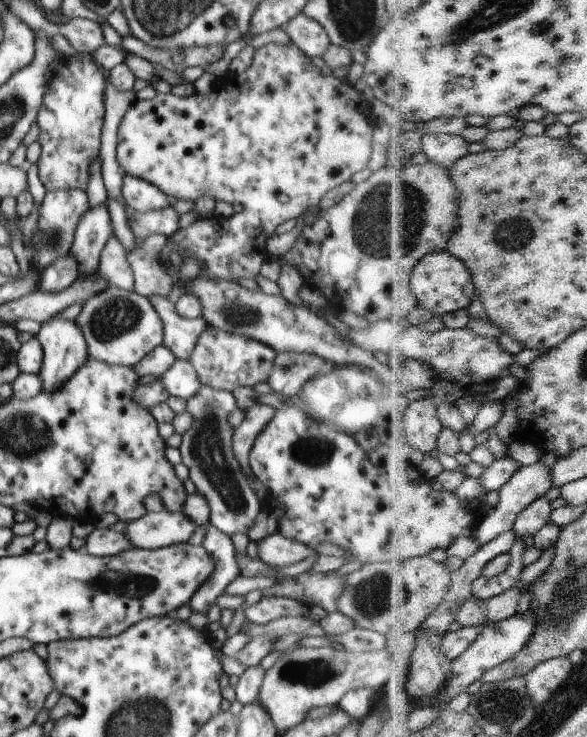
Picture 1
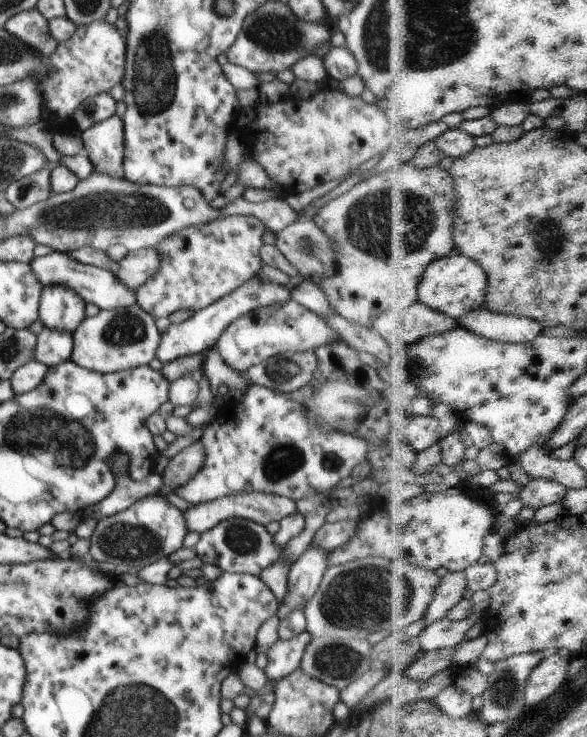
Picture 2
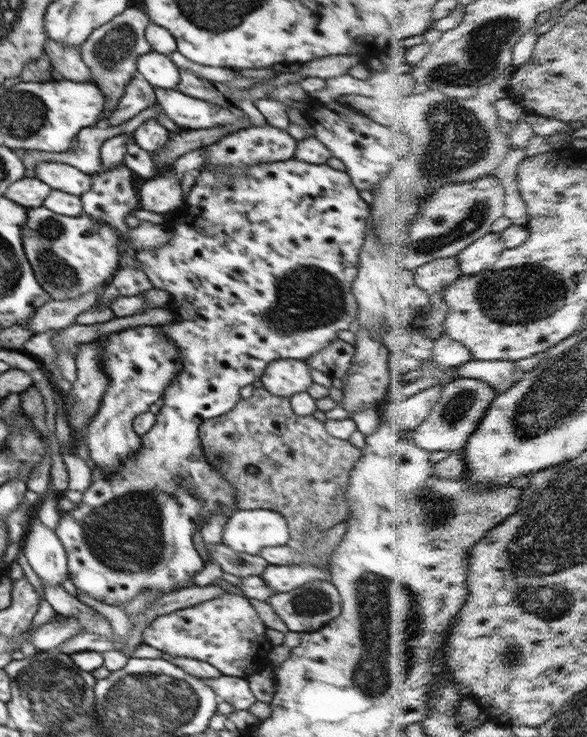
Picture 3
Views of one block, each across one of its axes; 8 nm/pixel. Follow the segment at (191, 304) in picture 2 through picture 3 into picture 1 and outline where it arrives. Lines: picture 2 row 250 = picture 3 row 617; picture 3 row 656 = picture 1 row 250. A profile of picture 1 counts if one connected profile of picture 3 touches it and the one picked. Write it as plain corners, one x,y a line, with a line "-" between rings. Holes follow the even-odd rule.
267,43
259,48
255,48
252,64
243,73
228,72
221,78
216,79
210,94
193,94
191,96
178,96
171,93
156,93
153,99
137,99
126,111
119,129
117,130
118,142
116,147
116,158
120,168
126,175
141,178
159,188
172,201
190,200
195,202
202,196
210,196
214,200
229,202
238,209
228,219
207,219
204,222
194,222
187,228
176,231
170,236
176,242
176,246
184,252
190,252
204,264
204,270
200,275
206,275
213,279
226,281
236,281
239,278
255,278
260,272
261,265
267,259
263,253
266,250
266,242
274,234
274,230
279,224
286,220
298,218
308,209
314,208
318,202
324,198
328,190
340,186
352,178
353,174
360,172
362,168
373,167
378,161
379,142
385,129
385,124
381,121
377,110
373,106
371,99
367,96
362,87
353,86
348,80
344,80
342,75
326,75
319,68
312,65
310,57
303,53
294,43
275,44

